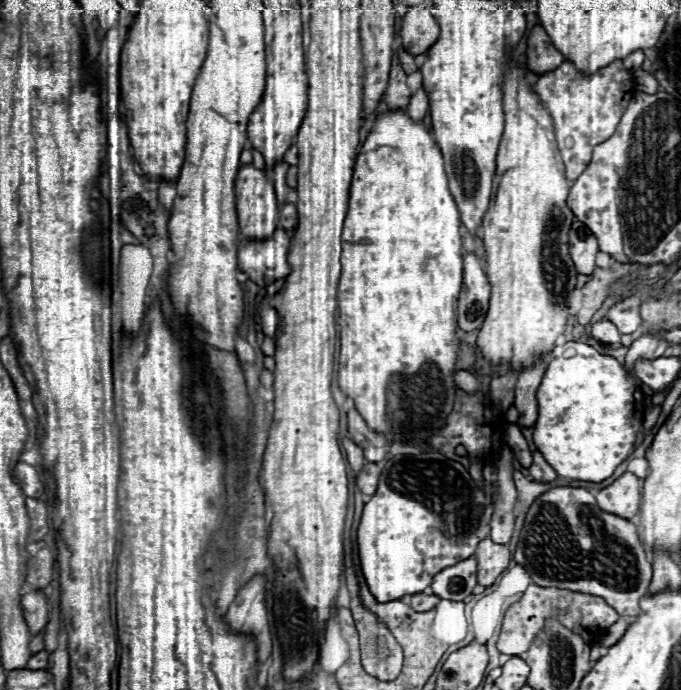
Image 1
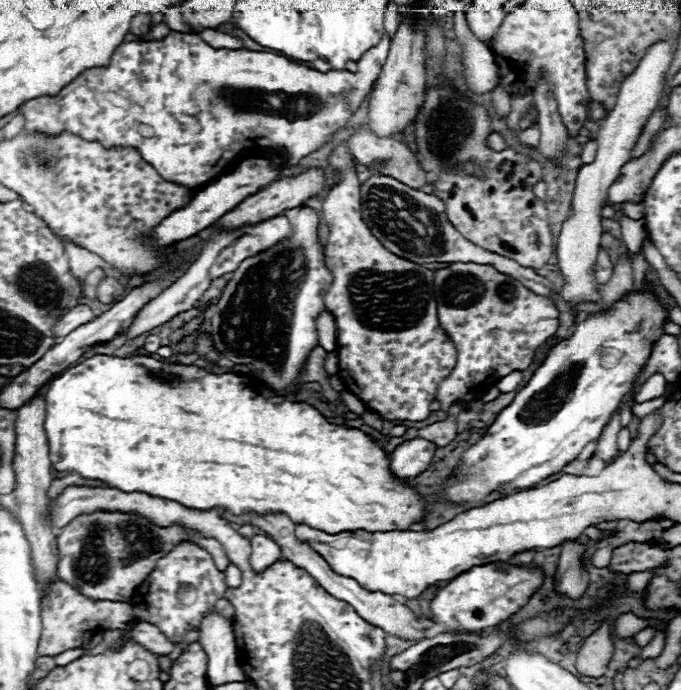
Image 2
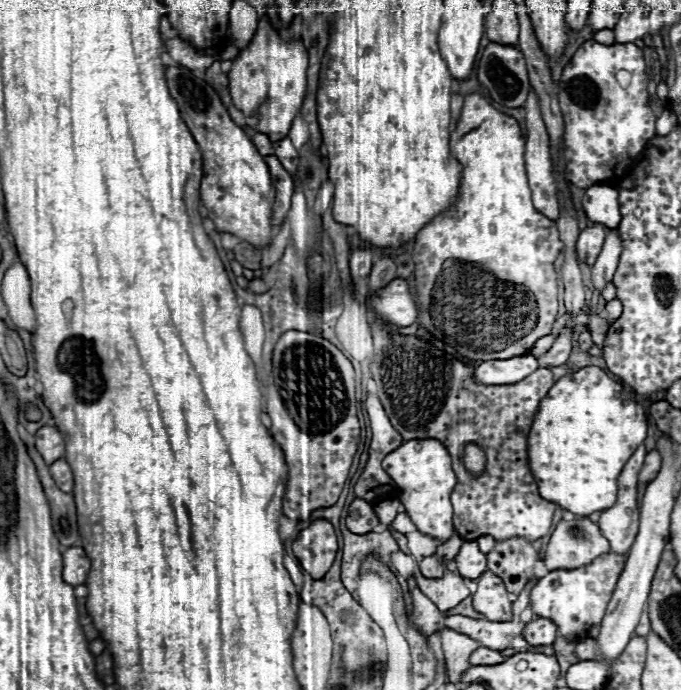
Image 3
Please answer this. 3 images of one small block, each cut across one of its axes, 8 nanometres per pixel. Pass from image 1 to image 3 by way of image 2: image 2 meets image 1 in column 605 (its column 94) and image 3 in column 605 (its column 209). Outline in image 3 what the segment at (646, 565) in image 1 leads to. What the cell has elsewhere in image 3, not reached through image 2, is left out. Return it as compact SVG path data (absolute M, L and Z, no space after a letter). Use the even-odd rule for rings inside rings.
M576 516L574 520L560 520L546 546L544 562L548 570L578 568L590 564L598 554L610 550L598 524L590 518Z

